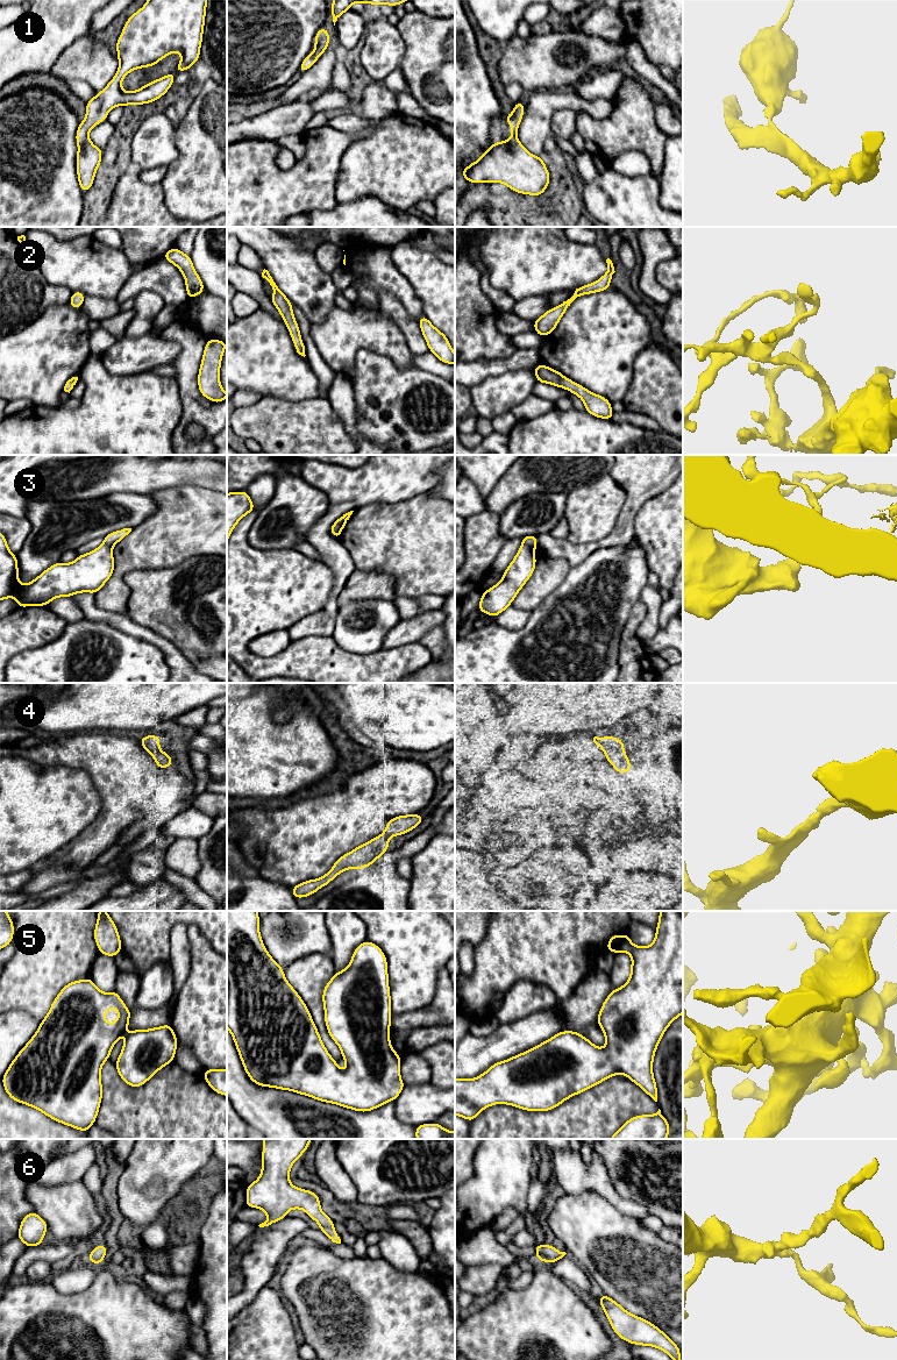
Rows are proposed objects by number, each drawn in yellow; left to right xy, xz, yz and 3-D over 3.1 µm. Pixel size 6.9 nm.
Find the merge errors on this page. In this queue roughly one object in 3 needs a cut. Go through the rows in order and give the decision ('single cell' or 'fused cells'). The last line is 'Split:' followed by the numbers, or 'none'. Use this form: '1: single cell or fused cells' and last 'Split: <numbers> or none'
1: single cell
2: single cell
3: fused cells
4: single cell
5: single cell
6: single cell
Split: 3

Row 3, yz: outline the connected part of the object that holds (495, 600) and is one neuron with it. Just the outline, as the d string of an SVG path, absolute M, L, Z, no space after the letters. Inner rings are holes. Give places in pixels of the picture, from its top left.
M521 544L515 557L503 572L503 579L491 589L482 592L478 611L491 615L500 614L508 606L519 591L531 578L535 570L535 548L529 544Z

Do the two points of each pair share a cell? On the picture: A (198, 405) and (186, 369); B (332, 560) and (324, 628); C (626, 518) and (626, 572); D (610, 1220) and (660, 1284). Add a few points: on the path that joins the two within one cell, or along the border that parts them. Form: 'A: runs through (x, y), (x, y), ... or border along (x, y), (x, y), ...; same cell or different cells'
A: runs through (190, 396), (187, 378); same cell
B: runs through (339, 577), (339, 585), (334, 592), (329, 611); same cell
C: border along (634, 535), (626, 545), (600, 548); different cells
D: runs through (612, 1237), (643, 1268); same cell

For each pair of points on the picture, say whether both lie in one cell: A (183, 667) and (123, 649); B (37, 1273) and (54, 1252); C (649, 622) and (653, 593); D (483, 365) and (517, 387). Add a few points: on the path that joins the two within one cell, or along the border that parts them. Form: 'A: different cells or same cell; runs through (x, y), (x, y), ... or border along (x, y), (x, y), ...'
A: different cells; border along (147, 642), (151, 642), (163, 654), (170, 670)
B: different cells; border along (51, 1264), (44, 1260), (35, 1260), (23, 1275)
C: same cell; runs through (653, 616), (653, 600)
D: different cells; border along (524, 369), (490, 375), (471, 385)

